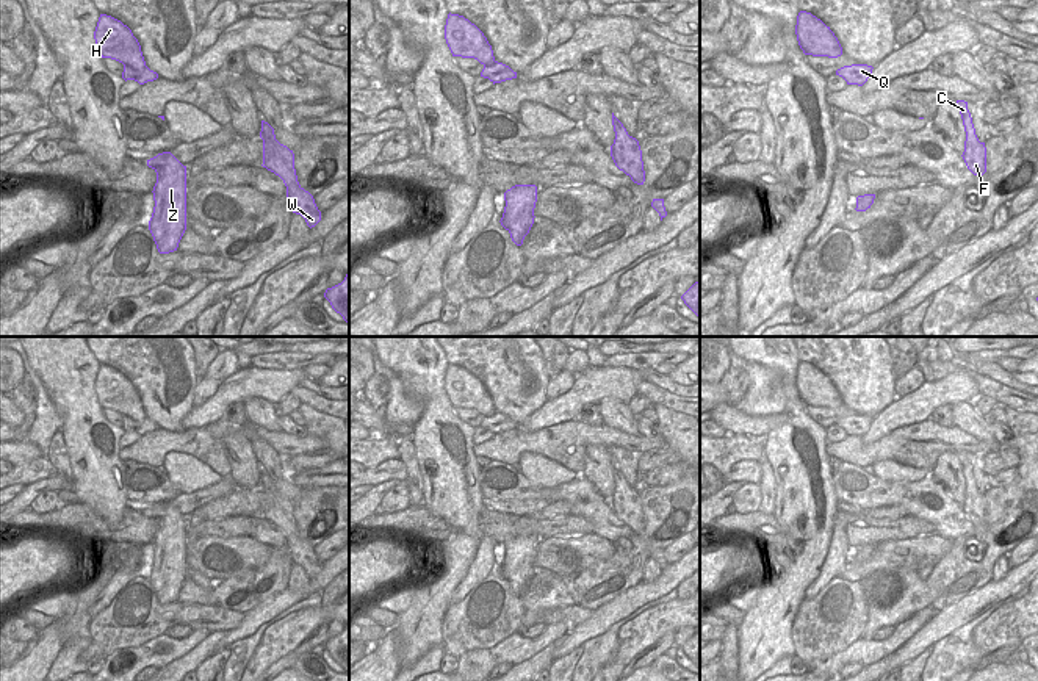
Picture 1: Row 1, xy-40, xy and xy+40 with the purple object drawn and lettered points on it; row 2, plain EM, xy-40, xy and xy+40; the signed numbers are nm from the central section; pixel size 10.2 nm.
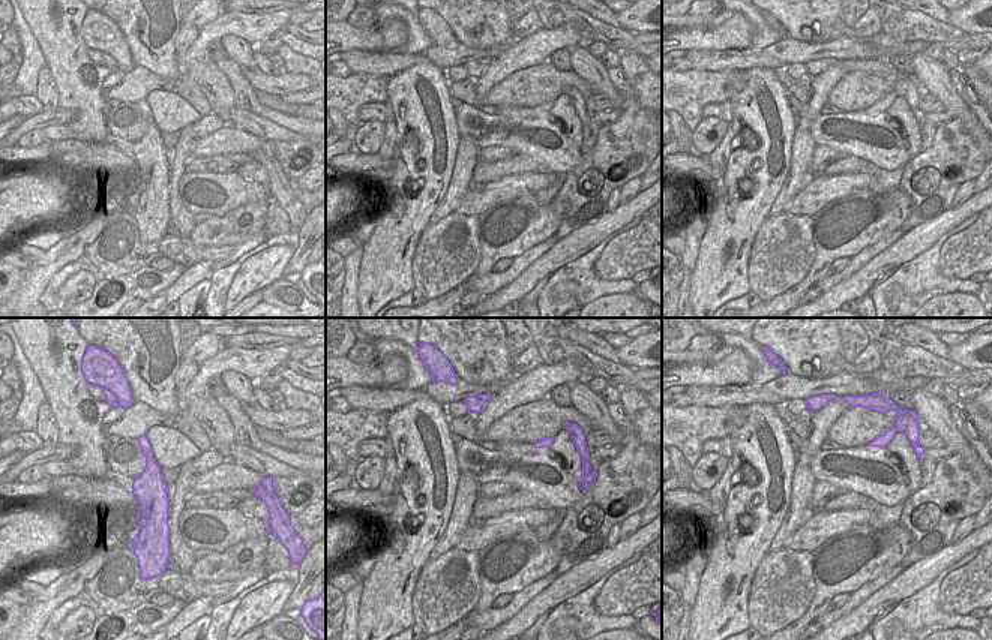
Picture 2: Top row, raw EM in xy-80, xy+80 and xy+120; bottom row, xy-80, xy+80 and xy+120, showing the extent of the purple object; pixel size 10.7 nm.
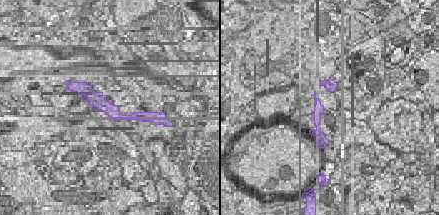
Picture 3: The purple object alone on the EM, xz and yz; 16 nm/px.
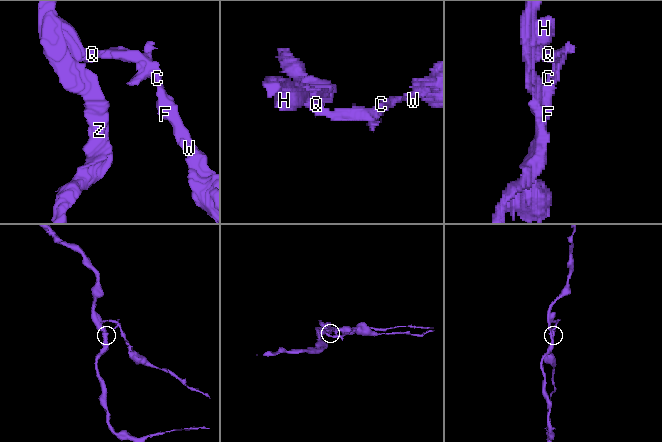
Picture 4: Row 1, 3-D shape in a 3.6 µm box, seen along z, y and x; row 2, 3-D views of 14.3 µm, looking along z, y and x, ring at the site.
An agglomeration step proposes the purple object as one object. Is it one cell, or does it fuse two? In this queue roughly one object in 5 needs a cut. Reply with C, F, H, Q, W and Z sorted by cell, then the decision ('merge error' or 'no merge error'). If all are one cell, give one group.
C F H Q W Z; no merge error

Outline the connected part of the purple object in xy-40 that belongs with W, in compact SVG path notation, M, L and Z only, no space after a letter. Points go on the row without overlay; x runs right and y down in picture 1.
M261 471L260 488L263 490L261 517L283 531L293 564L301 565L310 579L315 578L321 571L321 562L313 546L297 532L293 501L276 490L274 479L265 471Z

